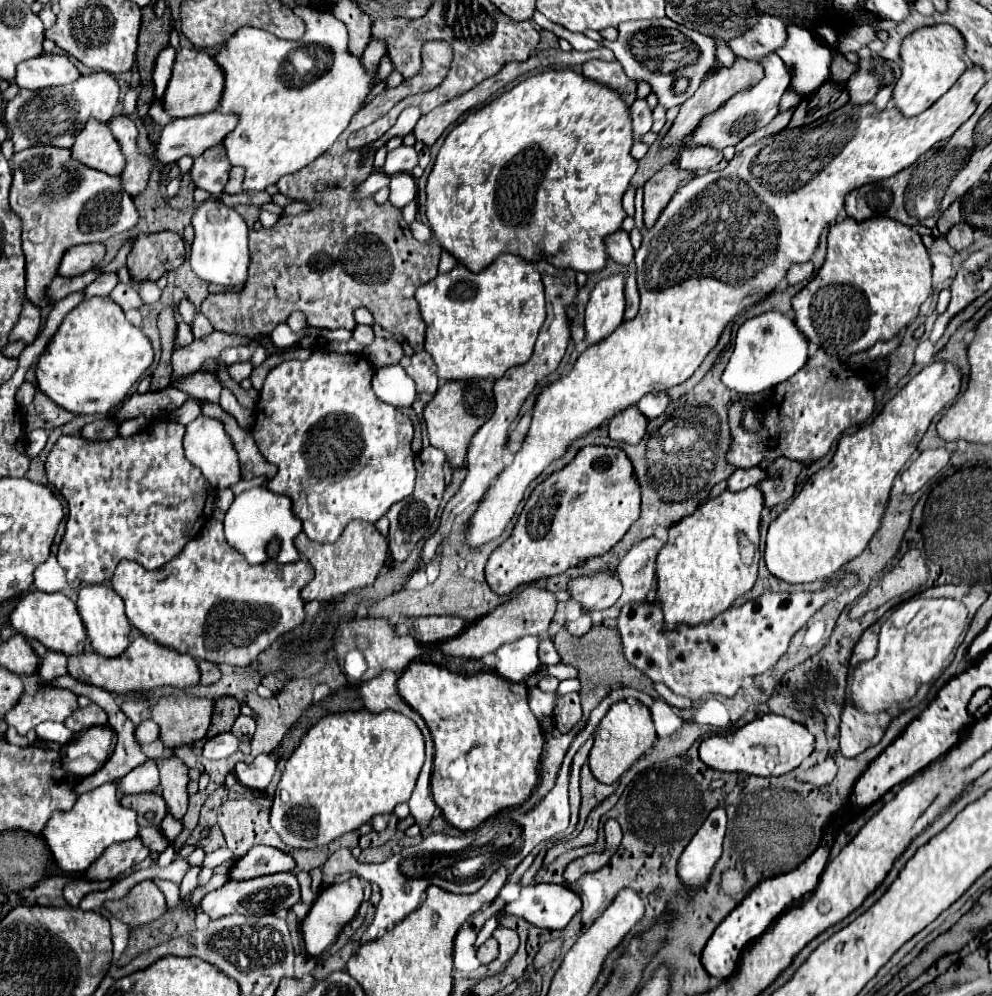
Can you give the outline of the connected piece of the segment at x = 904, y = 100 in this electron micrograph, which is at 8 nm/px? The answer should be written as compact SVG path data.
M937 24L915 30L901 44L901 76L893 90L893 106L897 106L903 116L917 116L927 110L937 98L941 98L957 78L967 70L965 62L965 42L953 26Z

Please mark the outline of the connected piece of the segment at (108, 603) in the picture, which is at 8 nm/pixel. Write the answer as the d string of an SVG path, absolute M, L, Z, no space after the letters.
M85 586L79 592L79 600L77 600L77 608L79 614L83 618L91 648L101 654L101 656L121 656L127 646L129 646L129 632L131 632L131 624L125 618L125 608L123 608L123 600L121 596L115 594L113 588L109 586Z

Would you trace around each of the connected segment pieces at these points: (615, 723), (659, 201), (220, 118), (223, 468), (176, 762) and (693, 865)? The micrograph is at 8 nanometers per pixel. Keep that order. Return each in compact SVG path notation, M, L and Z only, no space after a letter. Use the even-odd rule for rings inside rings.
M621 700L617 704L613 704L595 732L595 744L593 744L591 754L589 754L591 774L601 784L613 784L615 780L619 780L619 776L625 770L629 770L629 766L641 754L645 754L653 746L655 740L657 740L657 732L653 726L653 718L651 718L649 708L643 702L629 704L629 702Z
M667 164L663 170L659 170L655 176L651 176L645 184L645 228L651 228L655 220L659 218L661 210L667 206L667 202L673 198L677 188L689 180L691 174L679 170L679 166Z
M219 110L201 114L201 116L193 116L193 118L173 120L171 124L165 126L165 136L161 136L161 142L157 146L157 152L155 152L157 166L161 168L165 164L173 164L185 154L189 154L191 158L201 156L203 150L207 150L209 146L219 146L225 140L225 134L229 134L229 130L233 130L233 126L237 126L237 114L221 114Z
M203 414L197 416L187 426L187 432L185 432L185 438L183 438L183 448L185 448L187 460L203 472L203 476L211 482L211 486L215 490L231 488L233 482L241 480L235 446L231 442L231 436L225 432L225 426L219 418L211 418L211 416L203 416Z
M177 756L157 758L157 768L161 774L161 796L167 802L167 810L181 818L187 812L187 784L189 784L189 768Z
M715 808L697 834L691 838L679 860L679 878L687 886L703 886L711 874L711 868L721 856L721 844L727 828L727 812Z

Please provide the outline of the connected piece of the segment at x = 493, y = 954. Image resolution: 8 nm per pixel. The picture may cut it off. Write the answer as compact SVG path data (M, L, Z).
M489 938L479 950L477 950L477 958L481 960L481 964L489 964L491 960L495 960L499 954L499 944L495 938Z

